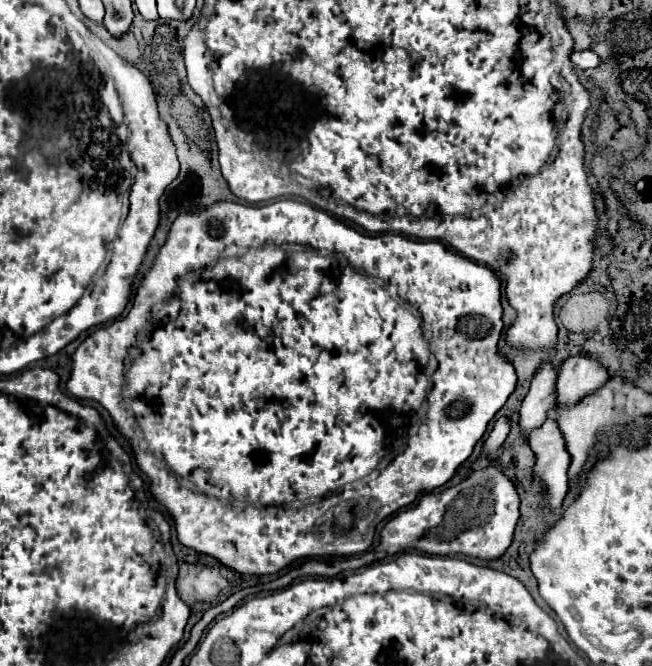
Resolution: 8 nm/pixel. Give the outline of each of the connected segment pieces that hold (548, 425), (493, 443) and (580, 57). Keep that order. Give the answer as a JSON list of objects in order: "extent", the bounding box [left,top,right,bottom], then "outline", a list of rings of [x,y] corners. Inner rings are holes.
[{"extent":[529,418,571,508],"outline":[[[551,418],[543,422],[543,426],[533,428],[529,434],[529,444],[537,456],[535,474],[547,488],[549,508],[561,508],[563,496],[567,492],[567,470],[571,464],[571,456],[565,448],[565,438],[559,430],[559,424]]]},{"extent":[485,416,511,452],"outline":[[[507,416],[497,418],[497,420],[495,420],[495,426],[493,426],[493,430],[491,430],[491,434],[489,434],[487,442],[485,442],[485,452],[493,452],[493,450],[497,450],[497,448],[505,442],[509,430],[511,430],[511,426],[509,426],[509,418],[507,418]]]},{"extent":[571,50,601,68],"outline":[[[585,50],[585,52],[573,52],[571,54],[571,60],[573,60],[573,64],[575,66],[579,66],[579,68],[597,68],[599,64],[601,64],[601,58],[595,54],[595,52],[591,52],[591,50]]]}]

